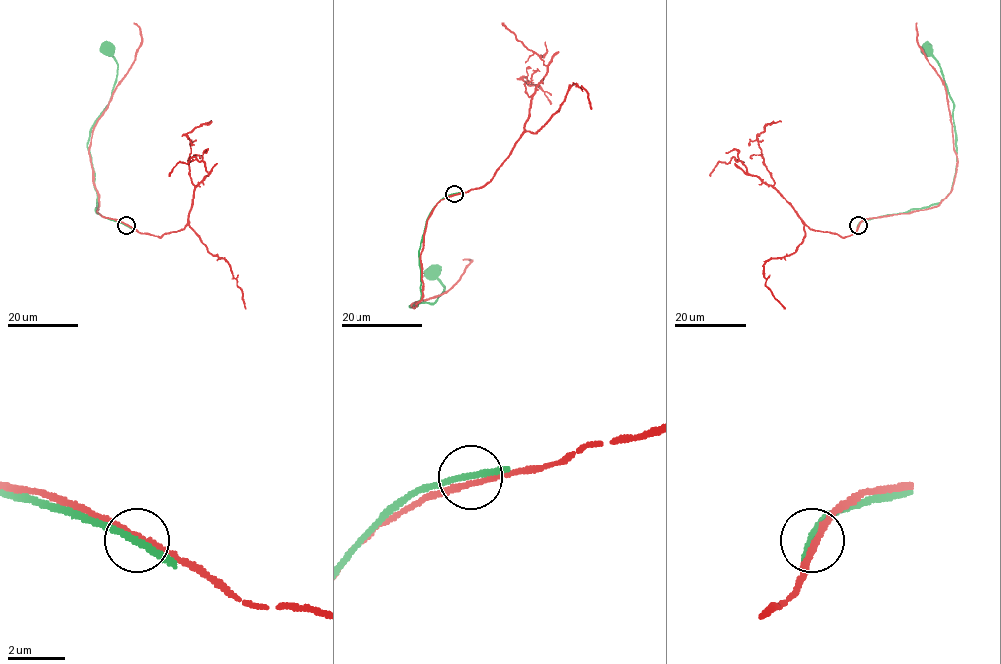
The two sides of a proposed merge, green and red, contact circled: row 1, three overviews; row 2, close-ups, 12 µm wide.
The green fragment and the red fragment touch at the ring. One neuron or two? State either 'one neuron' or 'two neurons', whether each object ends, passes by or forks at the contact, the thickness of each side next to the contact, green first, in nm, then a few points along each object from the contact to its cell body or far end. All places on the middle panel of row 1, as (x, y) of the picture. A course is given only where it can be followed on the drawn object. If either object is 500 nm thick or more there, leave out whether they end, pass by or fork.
two neurons; green passes by; red passes by; 200 nm thick on the green side, 180 nm on the other; green runs (454, 194), (426, 220), (421, 297), (409, 306), (434, 303), (443, 292), (435, 275); red runs (454, 195), (441, 200), (426, 221), (420, 255), (422, 297), (411, 306), (446, 292), (471, 261), (462, 259)

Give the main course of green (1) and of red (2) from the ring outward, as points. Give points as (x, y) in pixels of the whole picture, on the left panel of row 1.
1: (126, 225), (97, 213), (98, 193), (87, 146), (89, 131), (108, 104), (116, 80), (117, 63), (109, 47)
2: (126, 225), (97, 211), (98, 193), (89, 152), (93, 127), (141, 44), (141, 29), (133, 22)

